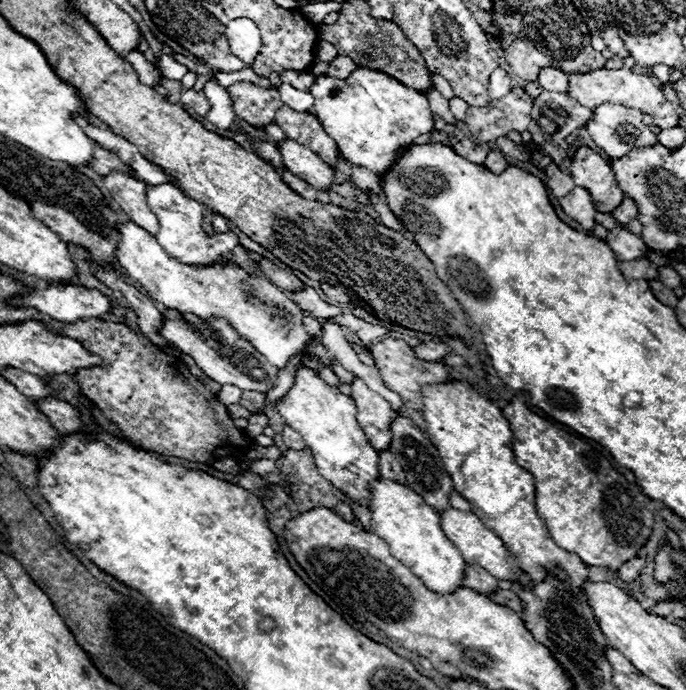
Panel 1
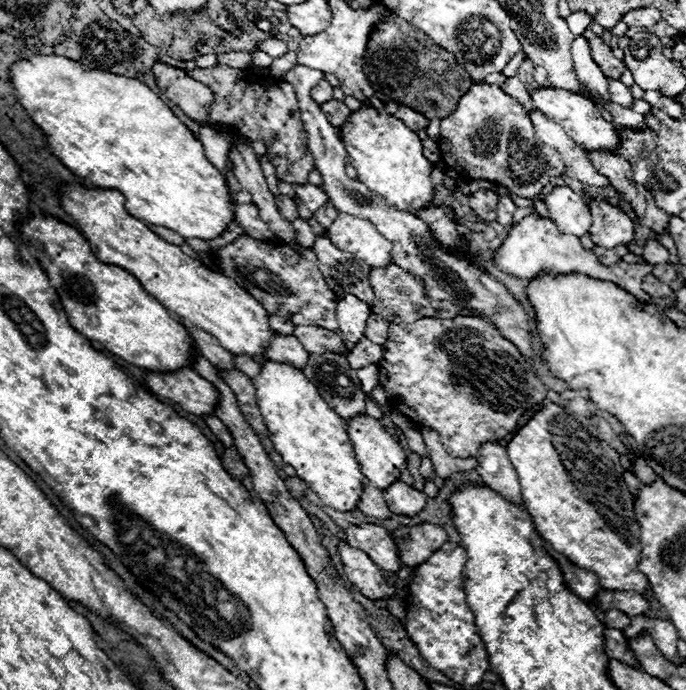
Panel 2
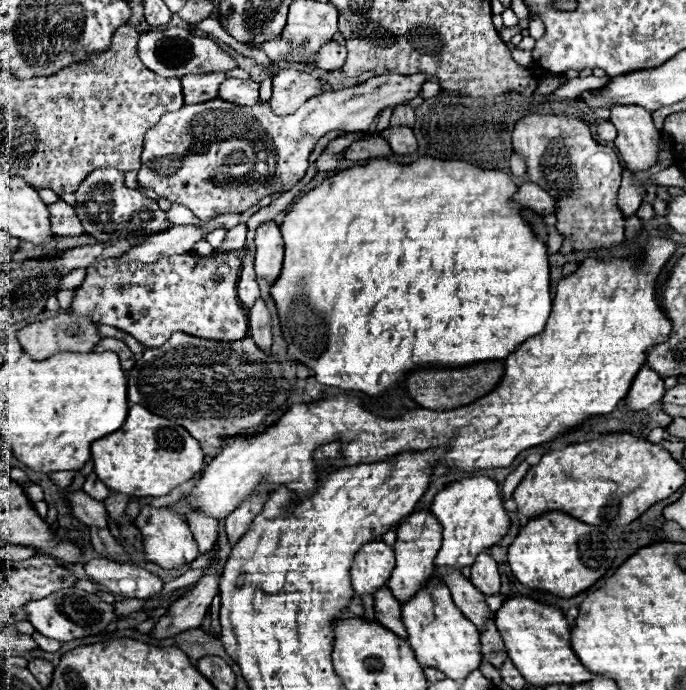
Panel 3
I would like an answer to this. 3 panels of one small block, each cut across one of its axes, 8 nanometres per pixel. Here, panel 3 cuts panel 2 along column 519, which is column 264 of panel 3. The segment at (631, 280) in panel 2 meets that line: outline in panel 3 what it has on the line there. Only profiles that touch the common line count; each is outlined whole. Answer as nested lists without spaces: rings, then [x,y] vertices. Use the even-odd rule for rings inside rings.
[[[272,220],[256,230],[256,274],[266,280],[278,280],[284,260],[284,242],[279,226]]]

